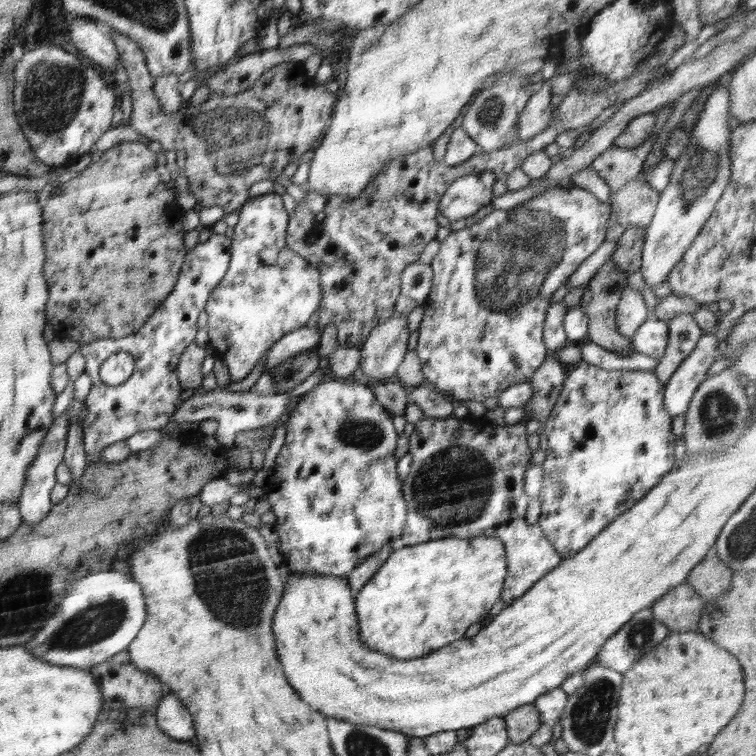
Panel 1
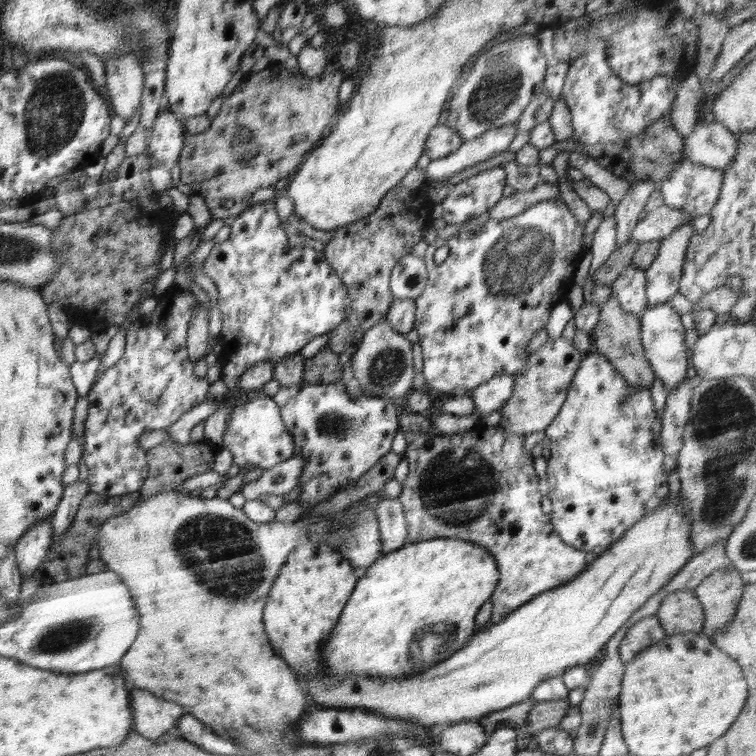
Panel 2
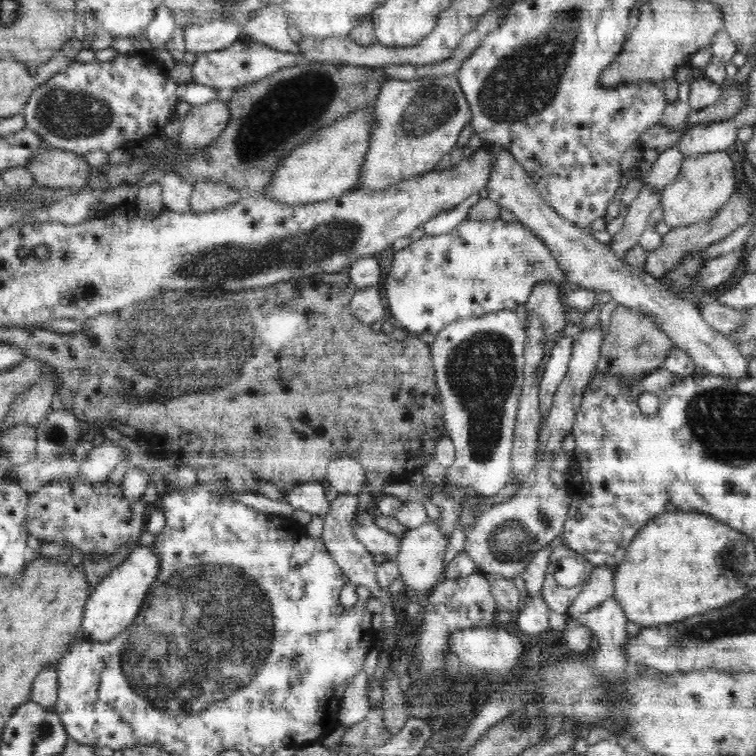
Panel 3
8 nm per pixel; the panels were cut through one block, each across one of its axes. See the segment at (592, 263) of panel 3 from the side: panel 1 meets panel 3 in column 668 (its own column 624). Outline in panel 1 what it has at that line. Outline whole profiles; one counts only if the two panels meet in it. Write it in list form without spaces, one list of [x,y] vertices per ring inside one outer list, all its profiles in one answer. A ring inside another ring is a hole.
[[[627,285],[617,304],[616,328],[619,333],[633,340],[634,333],[647,319],[647,312],[642,294]]]

